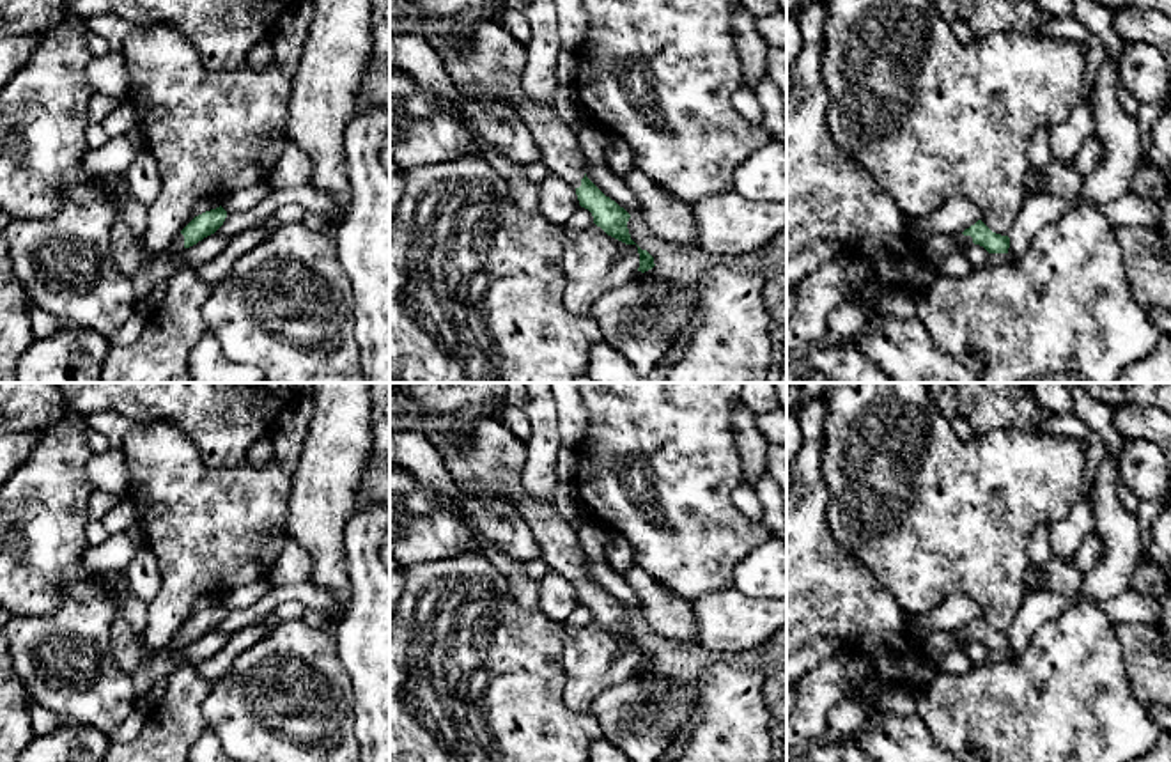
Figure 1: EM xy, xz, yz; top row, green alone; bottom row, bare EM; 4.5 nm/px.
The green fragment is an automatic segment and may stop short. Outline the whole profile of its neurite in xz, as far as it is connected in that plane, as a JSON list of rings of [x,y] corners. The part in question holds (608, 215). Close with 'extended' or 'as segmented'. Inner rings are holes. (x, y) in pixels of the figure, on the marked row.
[[[491,18],[473,21],[464,39],[452,34],[425,39],[469,103],[496,101],[512,106],[537,140],[542,151],[540,161],[576,190],[579,206],[592,213],[593,223],[608,236],[636,245],[627,229],[631,214],[586,177],[590,163],[579,149],[578,135],[553,106],[535,103],[524,94],[526,46],[523,43]]] | extended

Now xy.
[[[221,206],[195,216],[170,243],[170,252],[182,252],[214,234],[225,218],[227,211]]] | extended

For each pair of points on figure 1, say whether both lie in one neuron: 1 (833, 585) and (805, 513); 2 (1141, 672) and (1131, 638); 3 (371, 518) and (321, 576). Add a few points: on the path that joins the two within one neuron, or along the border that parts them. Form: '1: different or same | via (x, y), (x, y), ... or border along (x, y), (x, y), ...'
1: same | via (815, 567), (805, 557), (805, 530)
2: same | via (1141, 663), (1139, 647)
3: different | border along (355, 507), (344, 530), (344, 560), (349, 589)

